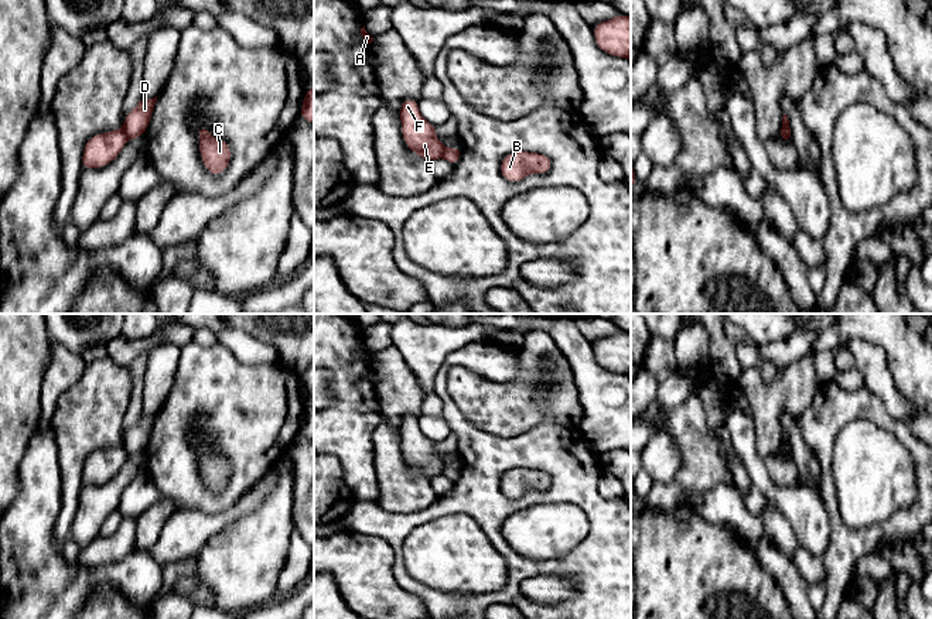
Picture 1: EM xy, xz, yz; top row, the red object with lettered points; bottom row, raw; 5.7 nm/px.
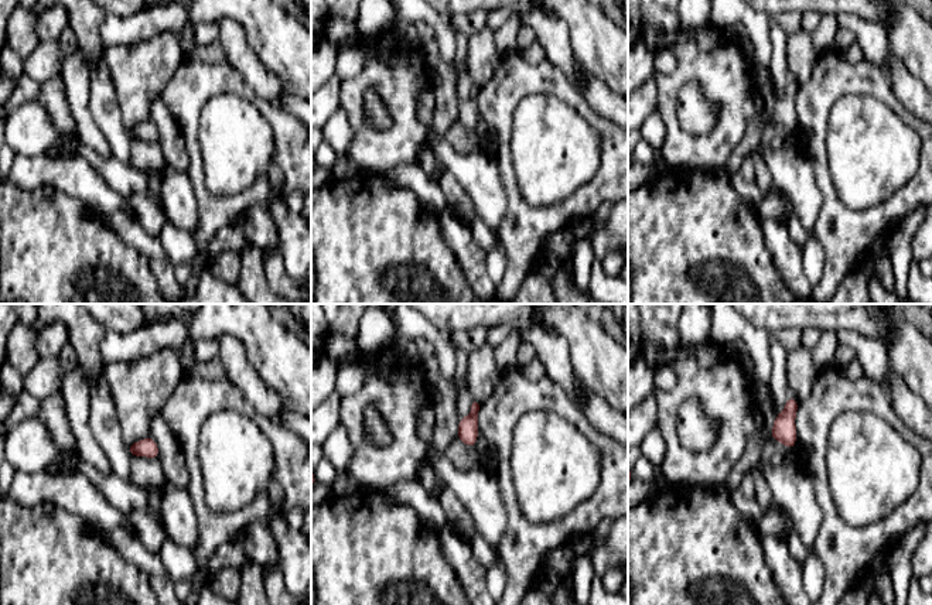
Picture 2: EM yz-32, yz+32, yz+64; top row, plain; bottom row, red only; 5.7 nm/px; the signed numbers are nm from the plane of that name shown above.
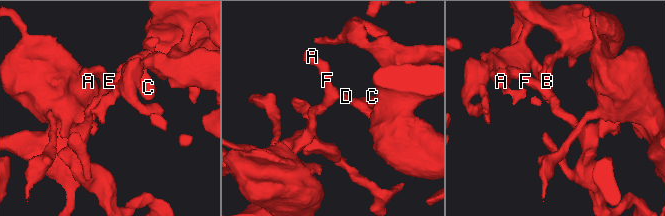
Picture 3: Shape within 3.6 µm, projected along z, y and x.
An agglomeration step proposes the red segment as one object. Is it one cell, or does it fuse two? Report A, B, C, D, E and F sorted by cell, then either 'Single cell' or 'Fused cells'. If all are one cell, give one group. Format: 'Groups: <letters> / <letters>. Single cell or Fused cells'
Groups: A B C D E F. Single cell

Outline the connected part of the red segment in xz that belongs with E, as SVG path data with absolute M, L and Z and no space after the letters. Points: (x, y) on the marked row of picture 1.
M404 99L400 106L402 136L416 155L434 161L440 157L455 165L461 158L460 146L455 148L444 147L436 137L436 127L426 122L419 110L419 102Z

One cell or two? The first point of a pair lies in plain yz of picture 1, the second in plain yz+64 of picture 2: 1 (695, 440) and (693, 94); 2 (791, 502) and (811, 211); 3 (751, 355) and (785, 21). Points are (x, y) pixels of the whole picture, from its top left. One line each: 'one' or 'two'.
1: two
2: one
3: one

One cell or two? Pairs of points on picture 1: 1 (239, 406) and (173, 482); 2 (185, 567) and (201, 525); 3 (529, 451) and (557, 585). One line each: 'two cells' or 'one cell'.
1: one cell
2: two cells
3: two cells

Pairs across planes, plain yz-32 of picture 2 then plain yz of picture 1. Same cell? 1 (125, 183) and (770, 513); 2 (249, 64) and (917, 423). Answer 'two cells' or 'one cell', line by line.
1: two cells
2: two cells

